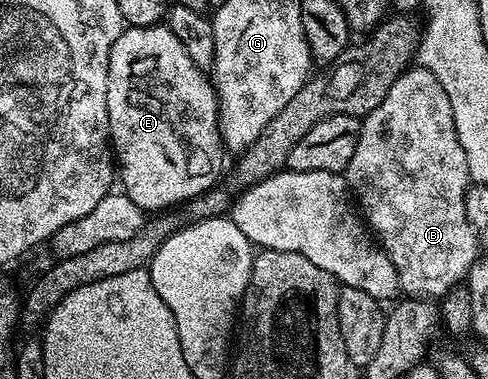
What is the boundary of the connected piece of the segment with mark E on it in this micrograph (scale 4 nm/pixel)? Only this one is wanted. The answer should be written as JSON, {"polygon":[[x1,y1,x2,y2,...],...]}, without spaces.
{"polygon":[[165,24,123,28,120,39,116,39,116,43,112,43,112,55,108,59,106,106,108,107,112,153,116,158,117,168,120,170,120,185,122,181,121,188,128,195,128,199,132,199,132,203,136,203,136,207,147,211,166,211,171,207,181,206,196,195,213,189,219,184,218,176,222,173,224,146,222,132,218,129,218,95,214,92,214,82,204,70,192,61,191,56,184,49,184,44,180,43,176,35]]}

